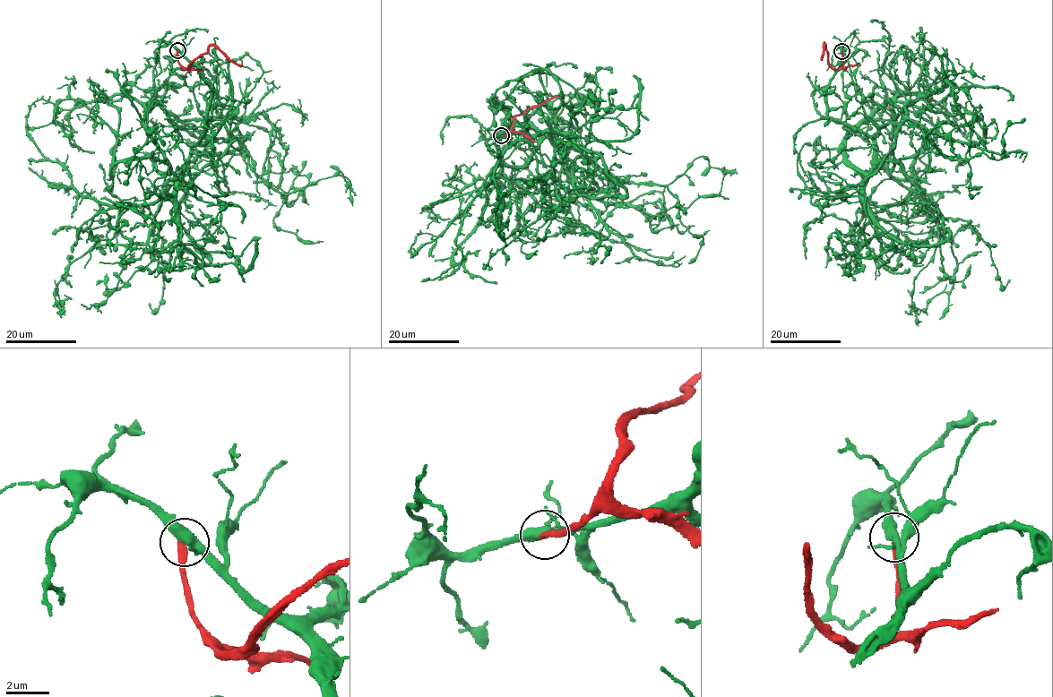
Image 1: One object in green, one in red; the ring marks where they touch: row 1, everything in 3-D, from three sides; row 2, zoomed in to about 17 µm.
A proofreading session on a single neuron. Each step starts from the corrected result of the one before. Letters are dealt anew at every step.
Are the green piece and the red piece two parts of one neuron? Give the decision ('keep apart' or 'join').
keep apart

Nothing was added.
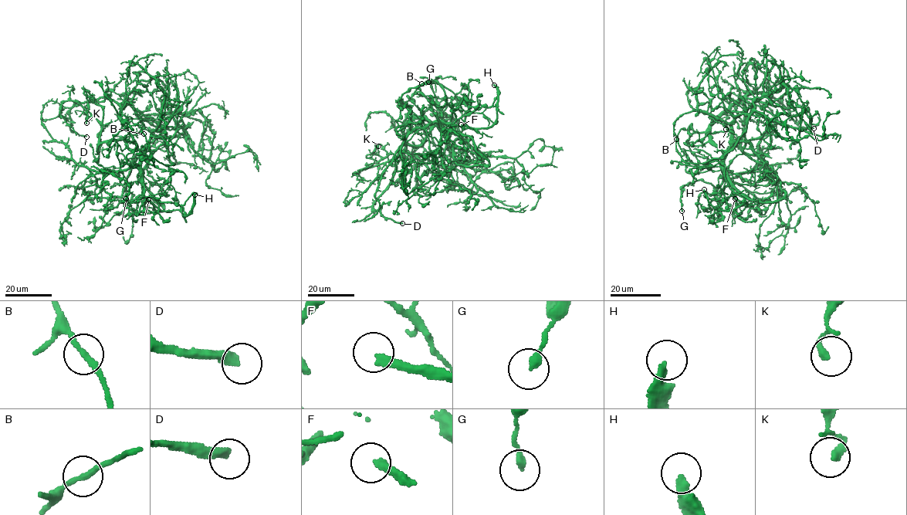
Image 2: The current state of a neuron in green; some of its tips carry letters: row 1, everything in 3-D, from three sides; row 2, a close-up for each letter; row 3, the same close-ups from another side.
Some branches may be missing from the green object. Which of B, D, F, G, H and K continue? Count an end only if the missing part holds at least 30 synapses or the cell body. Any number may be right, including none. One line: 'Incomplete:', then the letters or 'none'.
Incomplete: D, H

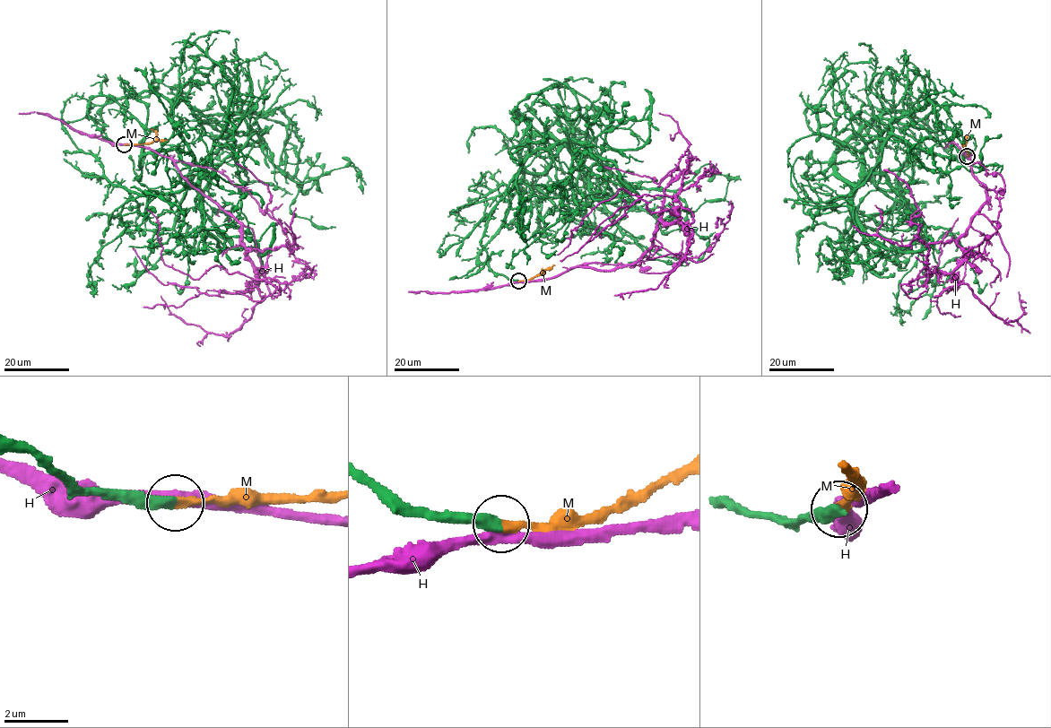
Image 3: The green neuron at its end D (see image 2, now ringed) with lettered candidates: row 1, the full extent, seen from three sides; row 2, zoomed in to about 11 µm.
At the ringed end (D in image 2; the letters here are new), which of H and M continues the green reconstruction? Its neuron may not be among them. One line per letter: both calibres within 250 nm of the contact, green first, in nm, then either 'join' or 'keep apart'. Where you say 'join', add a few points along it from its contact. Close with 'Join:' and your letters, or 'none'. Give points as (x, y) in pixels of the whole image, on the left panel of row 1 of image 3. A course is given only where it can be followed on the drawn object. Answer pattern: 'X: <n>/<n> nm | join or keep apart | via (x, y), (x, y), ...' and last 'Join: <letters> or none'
H: 380/360 nm | keep apart
M: 360/260 nm | join | via (125, 144), (151, 143), (157, 134), (150, 129)
Join: M

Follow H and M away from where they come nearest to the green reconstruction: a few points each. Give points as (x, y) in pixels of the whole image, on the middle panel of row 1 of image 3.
H: (518, 281), (631, 264), (651, 247), (657, 224), (677, 219), (680, 204), (621, 188), (571, 229), (557, 255)
M: (518, 281), (529, 280), (543, 271), (536, 274)

